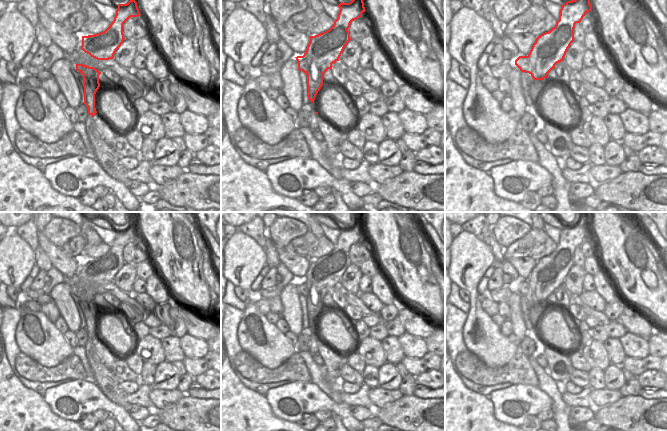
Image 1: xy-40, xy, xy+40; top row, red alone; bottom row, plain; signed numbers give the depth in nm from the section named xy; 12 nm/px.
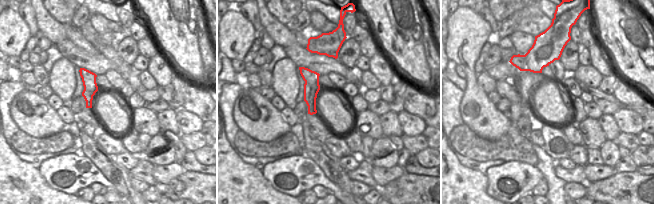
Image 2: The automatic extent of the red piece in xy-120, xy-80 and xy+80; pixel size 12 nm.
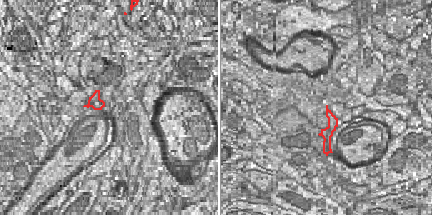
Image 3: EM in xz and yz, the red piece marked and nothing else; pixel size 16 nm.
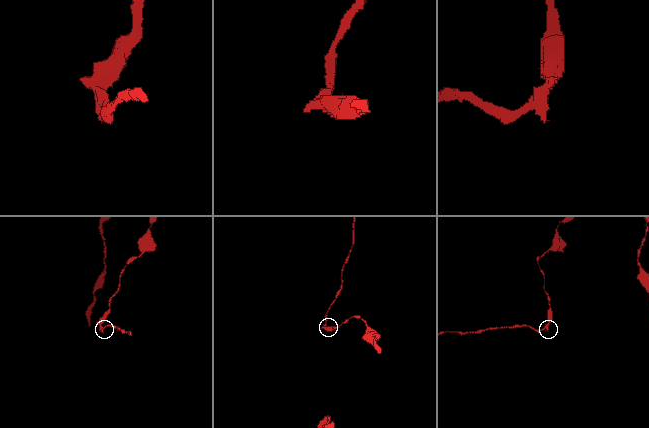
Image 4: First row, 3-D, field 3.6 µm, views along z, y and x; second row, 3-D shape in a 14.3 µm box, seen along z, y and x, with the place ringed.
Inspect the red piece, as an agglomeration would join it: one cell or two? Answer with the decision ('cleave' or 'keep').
cleave

